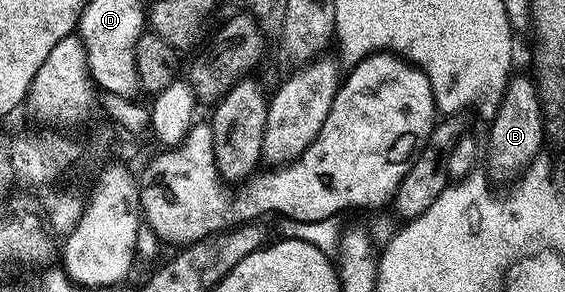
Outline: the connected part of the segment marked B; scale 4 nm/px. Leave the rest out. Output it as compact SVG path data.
M510 76L504 82L505 94L497 105L497 114L489 125L489 173L490 182L516 182L525 172L525 168L542 152L541 144L545 141L543 106L538 86L534 78Z

